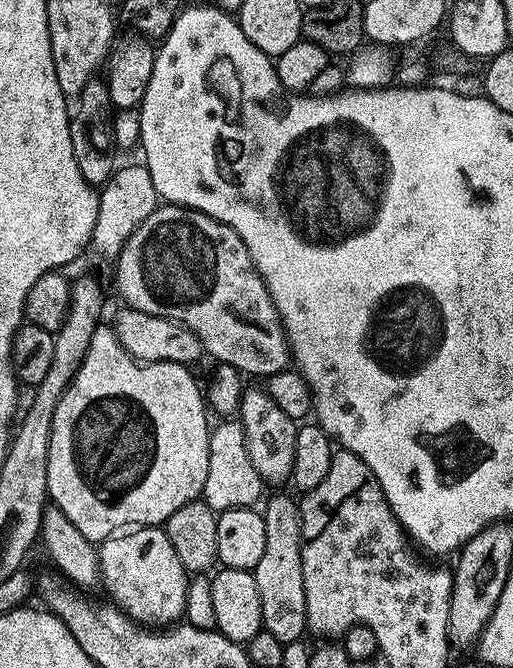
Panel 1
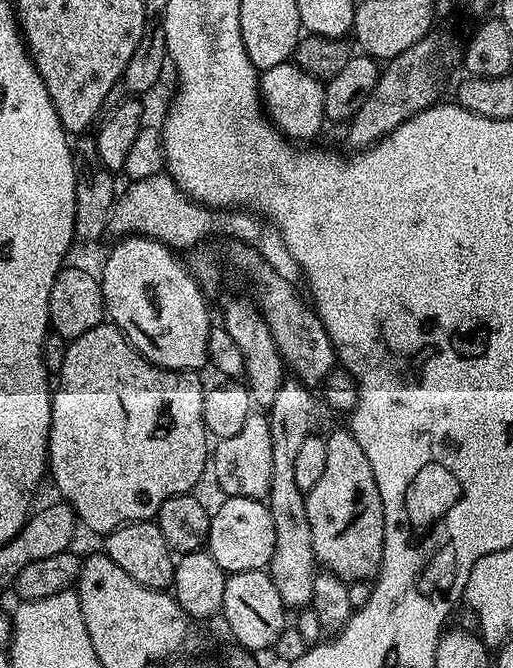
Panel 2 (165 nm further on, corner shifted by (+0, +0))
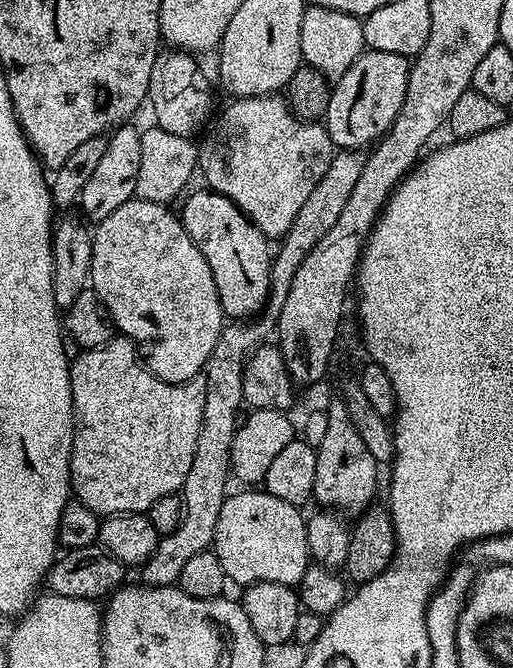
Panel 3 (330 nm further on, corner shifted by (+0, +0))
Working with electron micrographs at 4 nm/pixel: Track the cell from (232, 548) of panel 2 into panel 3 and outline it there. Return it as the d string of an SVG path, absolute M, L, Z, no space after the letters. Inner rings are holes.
M233 491L224 497L222 514L218 514L214 551L218 562L222 562L222 570L233 585L258 582L299 585L310 563L305 513L300 513L303 511L297 505L282 502L282 498L274 498L269 492L240 491L244 492Z

